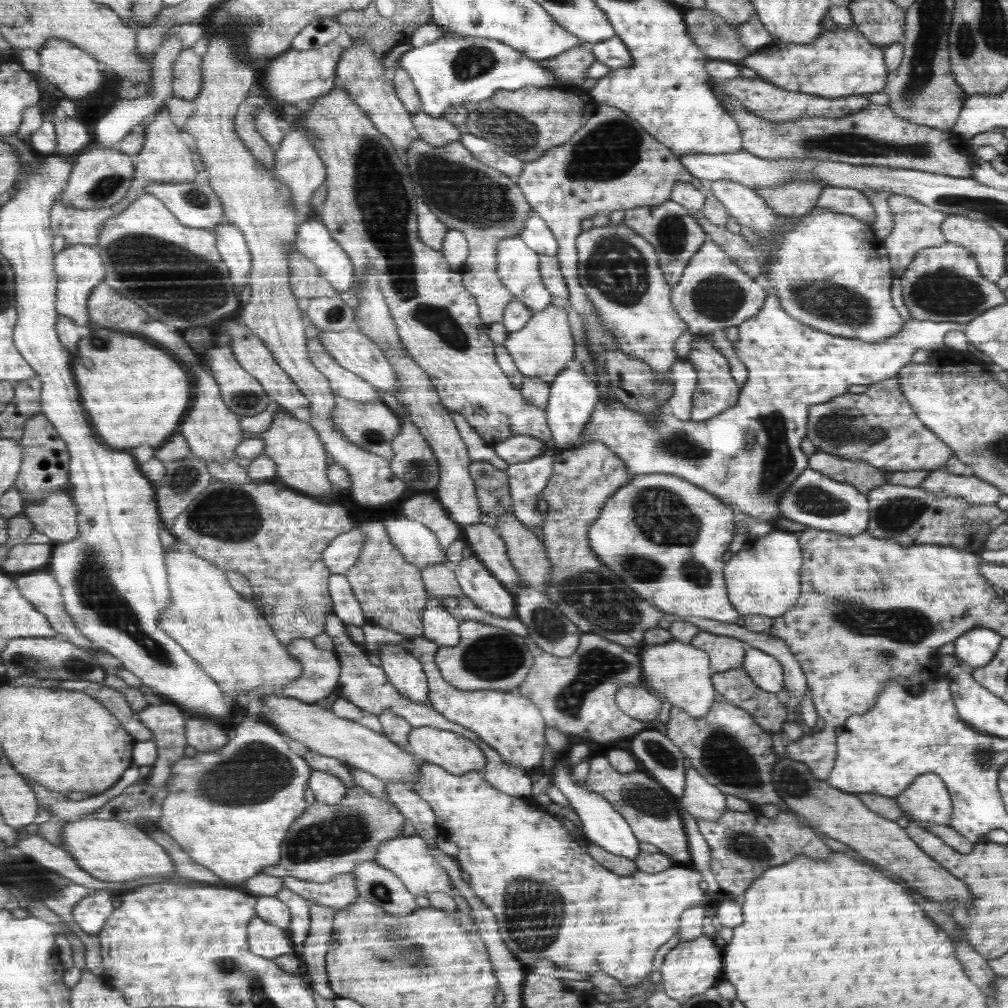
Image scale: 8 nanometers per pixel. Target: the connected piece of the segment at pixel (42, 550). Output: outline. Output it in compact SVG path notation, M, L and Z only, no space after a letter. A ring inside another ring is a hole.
M52 541L45 544L20 543L8 552L2 568L10 572L23 572L25 574L48 569L53 559L56 544Z

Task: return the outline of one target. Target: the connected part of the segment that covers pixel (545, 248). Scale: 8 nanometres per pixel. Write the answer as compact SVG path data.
M533 210L532 214L528 214L527 228L519 234L524 243L531 250L534 250L540 256L550 256L556 258L558 263L558 250L556 238L548 226L541 220L540 216Z

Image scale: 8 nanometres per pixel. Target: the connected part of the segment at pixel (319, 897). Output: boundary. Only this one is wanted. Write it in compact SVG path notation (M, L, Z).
M351 872L339 874L328 882L320 883L286 877L283 878L283 886L308 901L322 903L335 911L349 907L356 897L360 897L355 876Z

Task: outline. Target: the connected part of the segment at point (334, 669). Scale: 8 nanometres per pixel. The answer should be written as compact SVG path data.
M295 638L285 646L303 664L304 674L290 686L277 690L279 695L304 703L317 703L337 690L340 666L334 650L318 648L307 638Z

